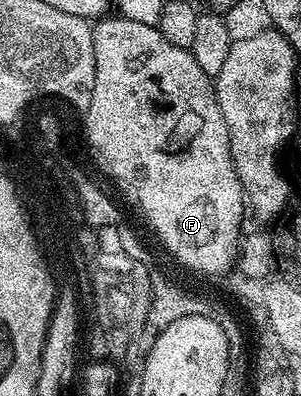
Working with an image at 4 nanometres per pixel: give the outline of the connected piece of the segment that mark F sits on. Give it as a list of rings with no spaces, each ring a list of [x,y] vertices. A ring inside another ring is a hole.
[[[104,16],[91,26],[95,94],[90,113],[91,143],[86,149],[95,157],[96,164],[115,181],[116,191],[125,189],[131,197],[139,198],[159,233],[178,254],[177,258],[183,260],[183,268],[196,270],[199,274],[227,274],[236,269],[239,257],[239,243],[244,233],[245,191],[231,162],[229,132],[215,99],[212,79],[201,72],[201,64],[197,64],[190,50],[169,44],[169,40],[161,36],[158,25],[141,24],[122,16],[111,17]],[[147,116],[149,128],[153,128],[155,116],[179,116],[175,122],[177,128],[169,134],[149,134],[149,144],[145,144]]]

